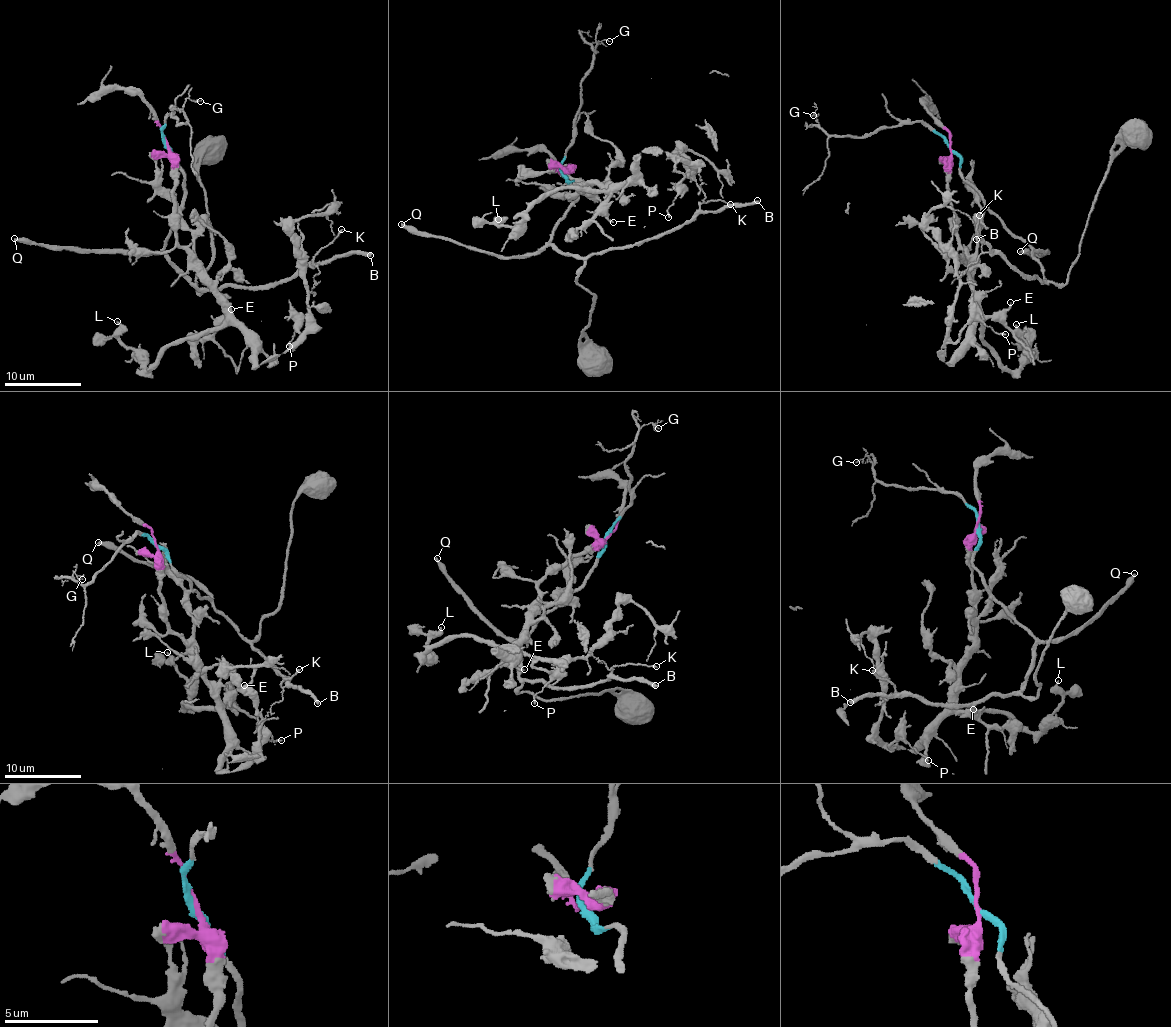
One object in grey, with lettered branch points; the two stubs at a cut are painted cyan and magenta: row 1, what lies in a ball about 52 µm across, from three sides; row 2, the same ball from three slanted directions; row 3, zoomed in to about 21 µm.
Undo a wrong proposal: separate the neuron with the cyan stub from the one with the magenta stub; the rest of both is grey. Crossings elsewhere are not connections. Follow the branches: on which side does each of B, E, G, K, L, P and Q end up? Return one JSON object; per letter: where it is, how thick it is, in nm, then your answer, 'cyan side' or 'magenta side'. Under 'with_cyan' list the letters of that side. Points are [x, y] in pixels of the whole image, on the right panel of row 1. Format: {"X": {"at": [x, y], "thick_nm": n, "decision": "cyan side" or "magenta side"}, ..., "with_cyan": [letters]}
{"B": {"at": [976, 239], "thick_nm": 360, "decision": "cyan side"}, "E": {"at": [1010, 302], "thick_nm": 160, "decision": "magenta side"}, "G": {"at": [813, 115], "thick_nm": 70, "decision": "cyan side"}, "K": {"at": [979, 215], "thick_nm": 170, "decision": "cyan side"}, "L": {"at": [1016, 324], "thick_nm": 200, "decision": "magenta side"}, "P": {"at": [1005, 334], "thick_nm": 170, "decision": "magenta side"}, "Q": {"at": [1020, 251], "thick_nm": 320, "decision": "cyan side"}, "with_cyan": ["B", "G", "K", "Q"]}

